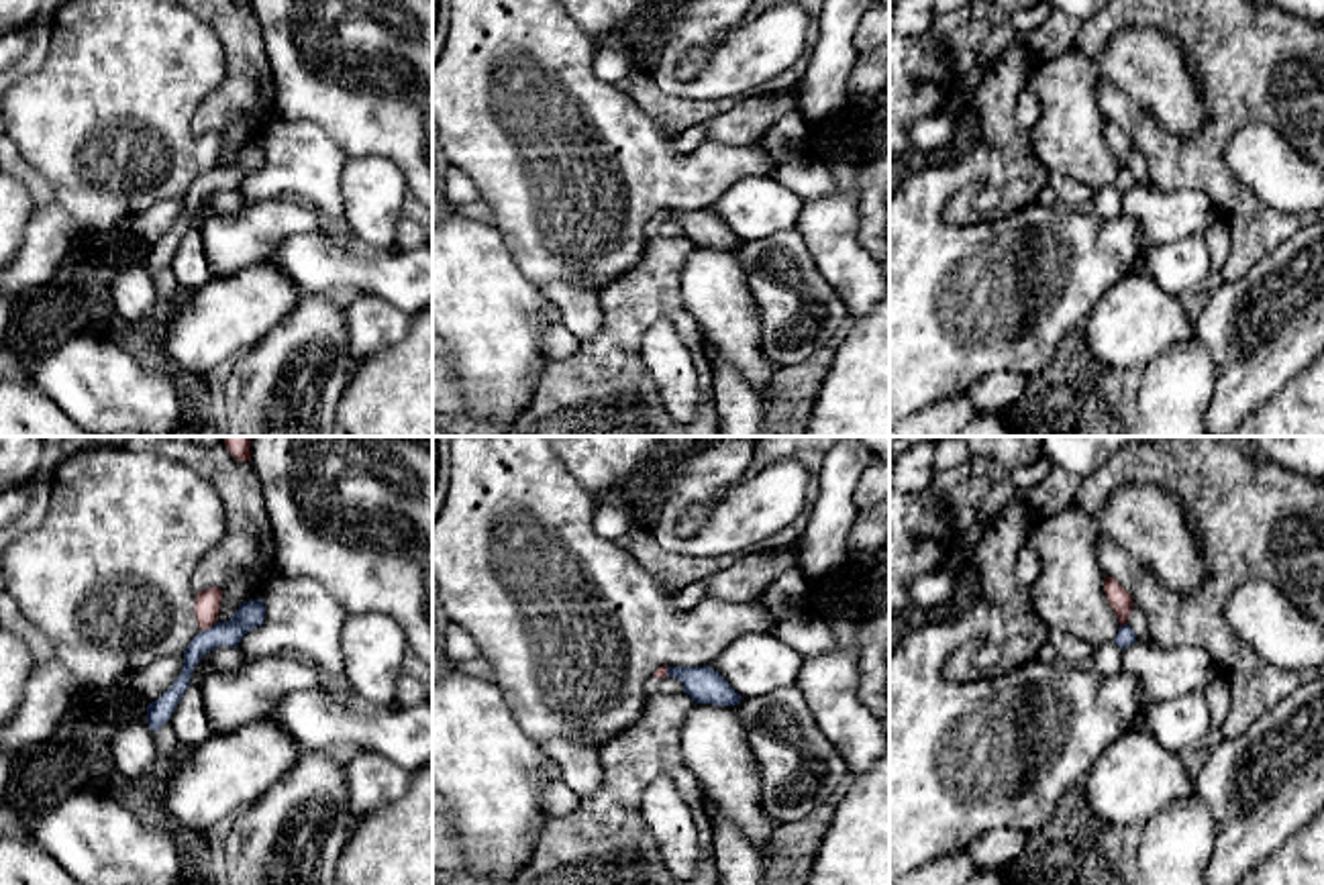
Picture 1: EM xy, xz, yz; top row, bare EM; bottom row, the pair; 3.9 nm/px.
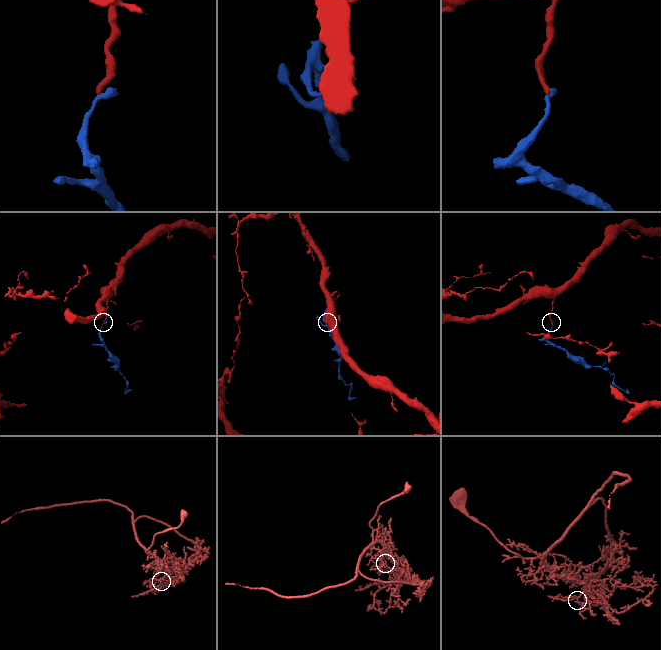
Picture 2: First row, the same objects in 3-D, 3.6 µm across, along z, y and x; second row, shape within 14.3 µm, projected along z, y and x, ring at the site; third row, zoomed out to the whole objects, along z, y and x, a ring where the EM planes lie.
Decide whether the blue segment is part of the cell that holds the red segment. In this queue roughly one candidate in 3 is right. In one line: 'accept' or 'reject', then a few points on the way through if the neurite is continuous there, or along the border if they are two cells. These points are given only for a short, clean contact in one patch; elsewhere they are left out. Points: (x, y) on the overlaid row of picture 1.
reject; border xy (217, 622), (200, 631)

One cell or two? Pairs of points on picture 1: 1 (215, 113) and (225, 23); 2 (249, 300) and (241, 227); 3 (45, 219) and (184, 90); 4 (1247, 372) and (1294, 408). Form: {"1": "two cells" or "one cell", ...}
{"1": "one cell", "2": "two cells", "3": "two cells", "4": "two cells"}

